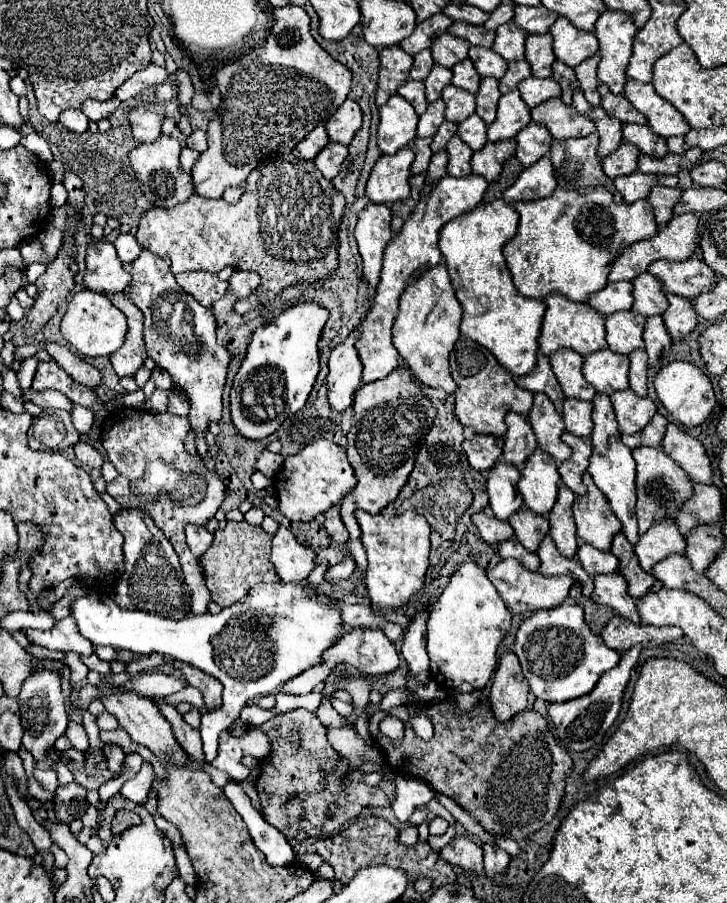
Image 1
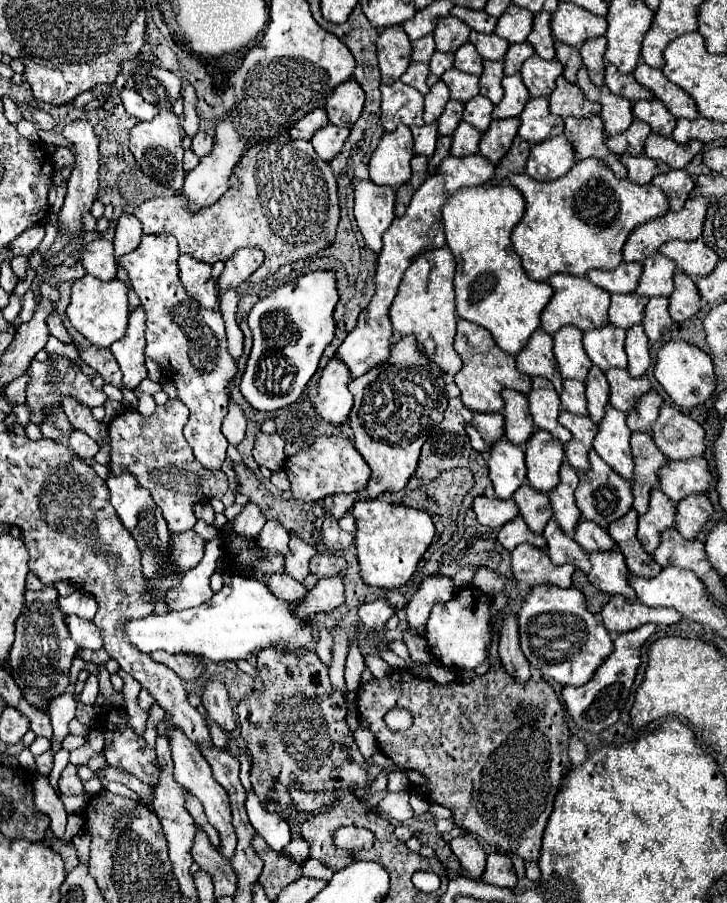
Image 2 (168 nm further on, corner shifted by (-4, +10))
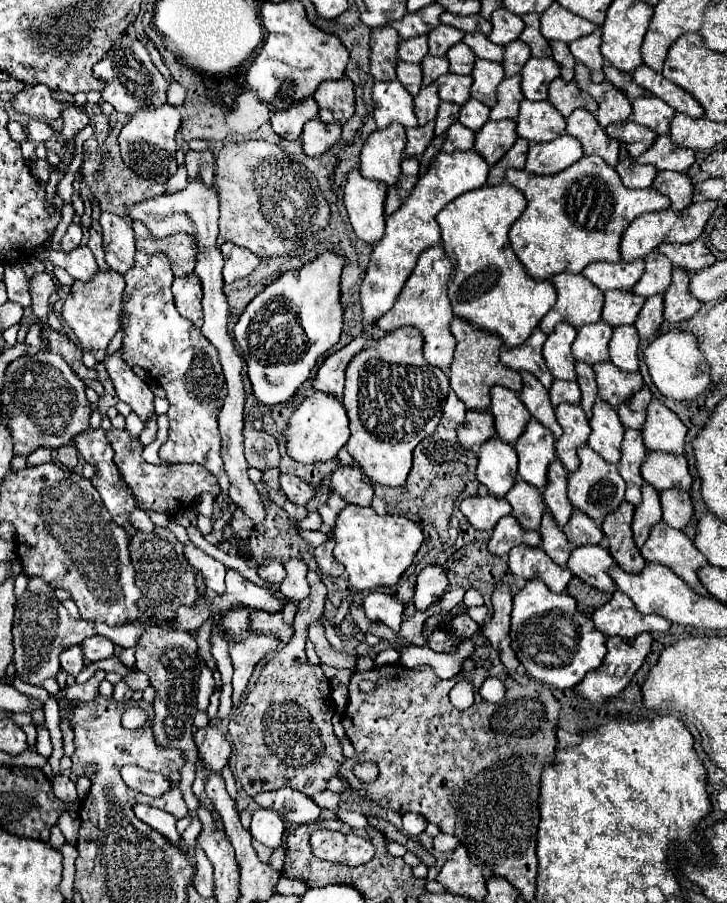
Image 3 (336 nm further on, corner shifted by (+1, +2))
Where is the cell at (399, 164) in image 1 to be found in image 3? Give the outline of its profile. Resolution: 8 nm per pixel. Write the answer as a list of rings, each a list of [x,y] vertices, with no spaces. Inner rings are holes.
[[[390,123],[386,129],[376,129],[360,151],[360,173],[368,179],[396,185],[404,147],[406,133],[400,123]]]

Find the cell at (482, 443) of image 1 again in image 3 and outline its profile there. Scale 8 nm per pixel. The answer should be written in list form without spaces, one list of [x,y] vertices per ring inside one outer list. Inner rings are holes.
[[[466,411],[466,421],[458,427],[458,441],[466,449],[476,449],[494,437],[494,417],[488,411]]]

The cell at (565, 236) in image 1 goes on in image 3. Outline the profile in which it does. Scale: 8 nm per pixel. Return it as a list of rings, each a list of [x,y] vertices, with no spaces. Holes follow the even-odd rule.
[[[582,157],[568,169],[556,173],[556,175],[534,175],[526,173],[526,169],[508,169],[506,171],[506,181],[518,187],[528,201],[526,211],[520,215],[520,219],[512,225],[510,229],[510,245],[514,253],[518,255],[520,263],[526,267],[526,273],[534,279],[552,279],[556,273],[570,271],[570,273],[580,273],[586,265],[594,261],[610,261],[616,263],[620,261],[620,237],[624,229],[644,213],[652,211],[662,211],[670,207],[670,199],[662,193],[658,193],[654,187],[646,189],[628,189],[620,181],[618,173],[602,161],[602,157]]]

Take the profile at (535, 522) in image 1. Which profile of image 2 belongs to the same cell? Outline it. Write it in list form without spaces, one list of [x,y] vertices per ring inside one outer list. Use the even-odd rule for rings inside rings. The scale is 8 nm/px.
[[[523,485],[513,495],[525,523],[533,533],[543,533],[547,521],[553,517],[553,509],[549,503],[549,497],[545,493],[537,493],[529,485]]]

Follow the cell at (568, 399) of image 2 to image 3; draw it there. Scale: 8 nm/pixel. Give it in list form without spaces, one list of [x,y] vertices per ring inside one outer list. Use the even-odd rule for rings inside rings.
[[[554,379],[552,387],[550,387],[550,399],[552,405],[558,407],[560,403],[572,403],[578,405],[580,403],[580,389],[576,381],[562,381],[562,379]]]

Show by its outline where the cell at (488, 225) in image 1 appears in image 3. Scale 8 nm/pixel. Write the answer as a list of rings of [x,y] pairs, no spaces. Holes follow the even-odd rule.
[[[500,183],[496,187],[482,185],[474,191],[468,191],[456,197],[454,201],[450,201],[436,215],[436,221],[442,231],[442,247],[448,253],[450,261],[454,263],[454,273],[452,273],[452,279],[448,281],[448,297],[454,313],[488,333],[500,335],[506,347],[522,345],[530,337],[530,333],[540,325],[540,319],[556,303],[554,285],[550,281],[532,279],[524,271],[522,263],[518,261],[516,253],[508,243],[508,231],[514,225],[514,221],[524,213],[524,209],[526,209],[526,199],[520,193],[520,189],[516,189],[510,183]]]

